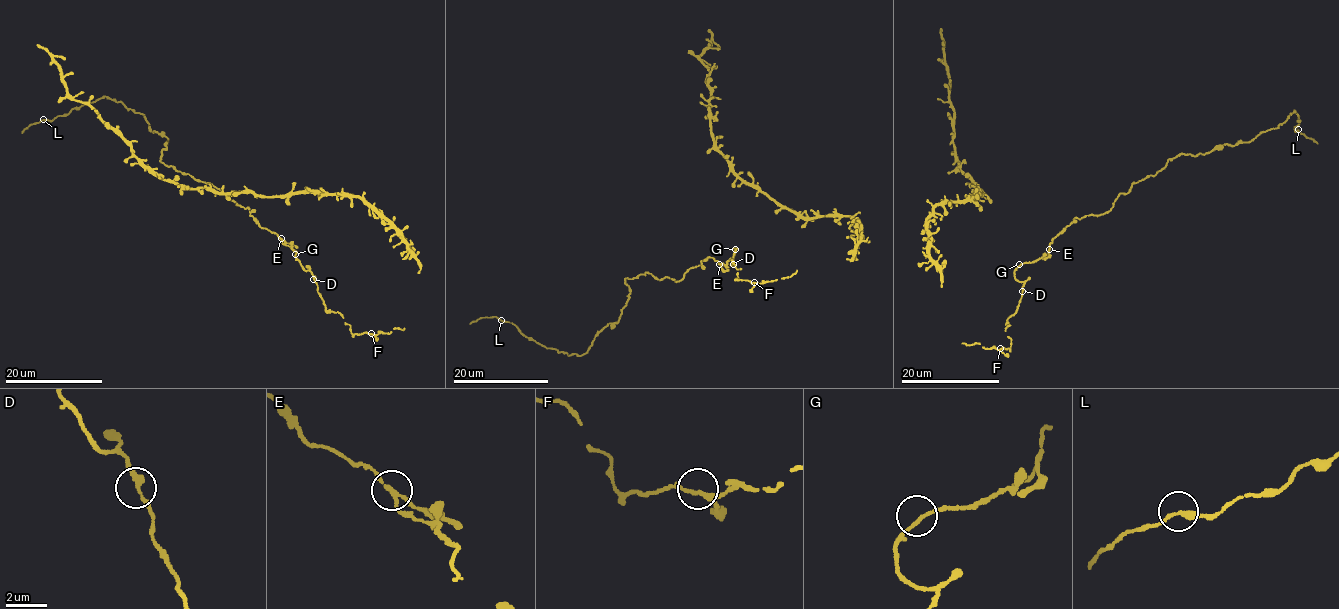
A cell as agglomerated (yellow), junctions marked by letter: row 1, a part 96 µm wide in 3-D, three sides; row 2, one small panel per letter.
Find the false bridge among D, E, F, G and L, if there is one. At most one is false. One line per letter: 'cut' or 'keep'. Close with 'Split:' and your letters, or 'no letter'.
D: keep
E: cut
F: keep
G: keep
L: keep
Split: E

